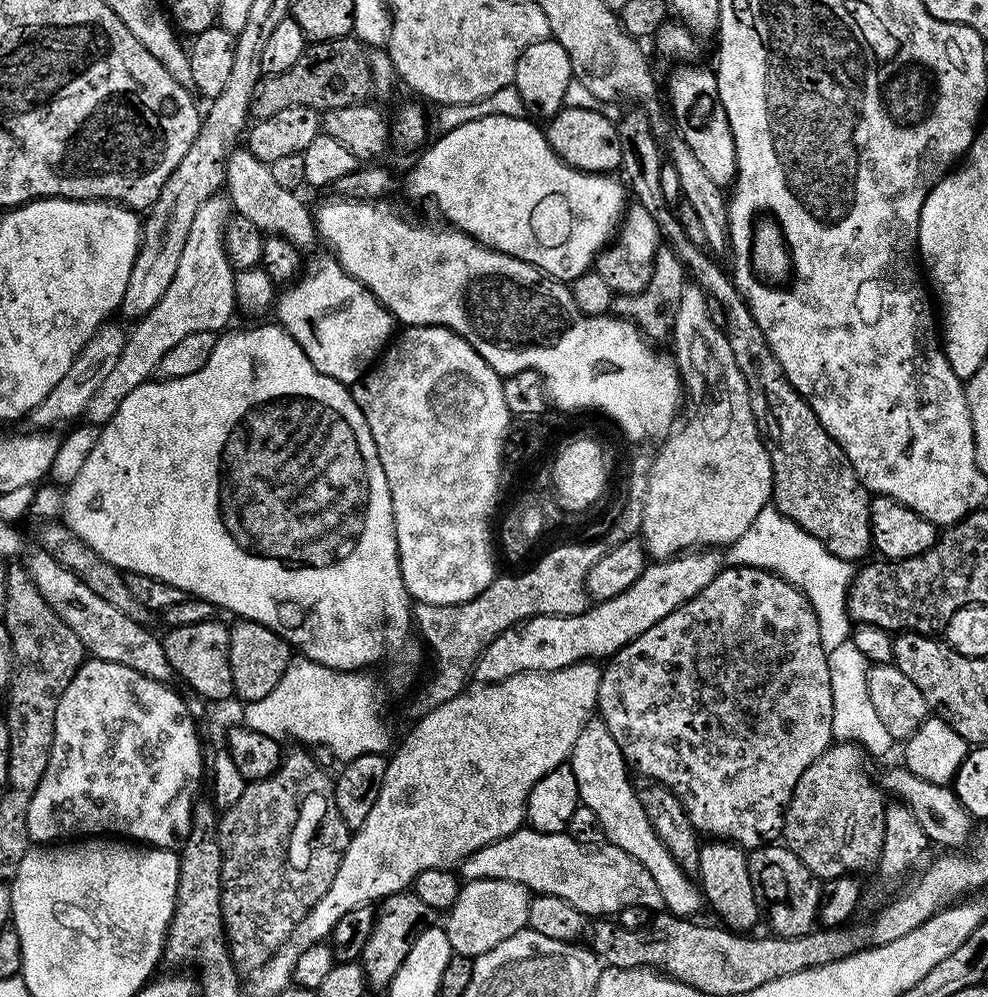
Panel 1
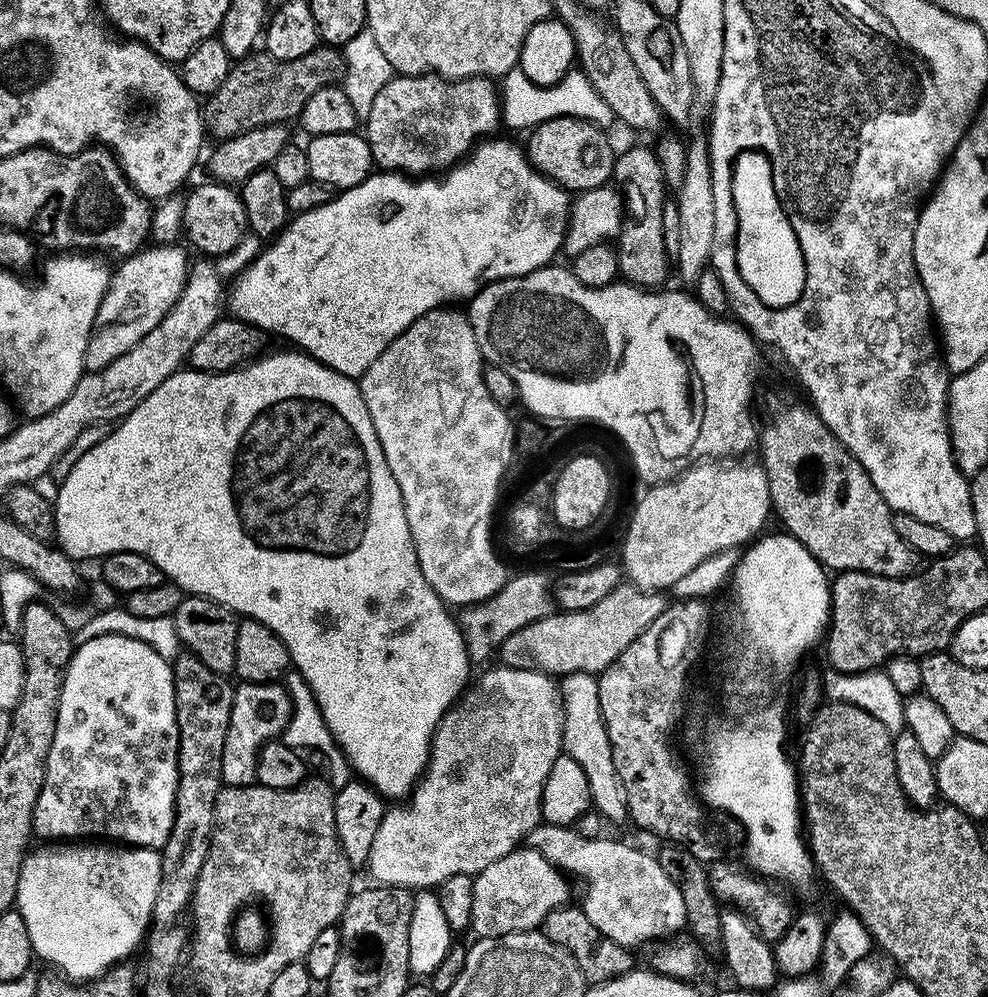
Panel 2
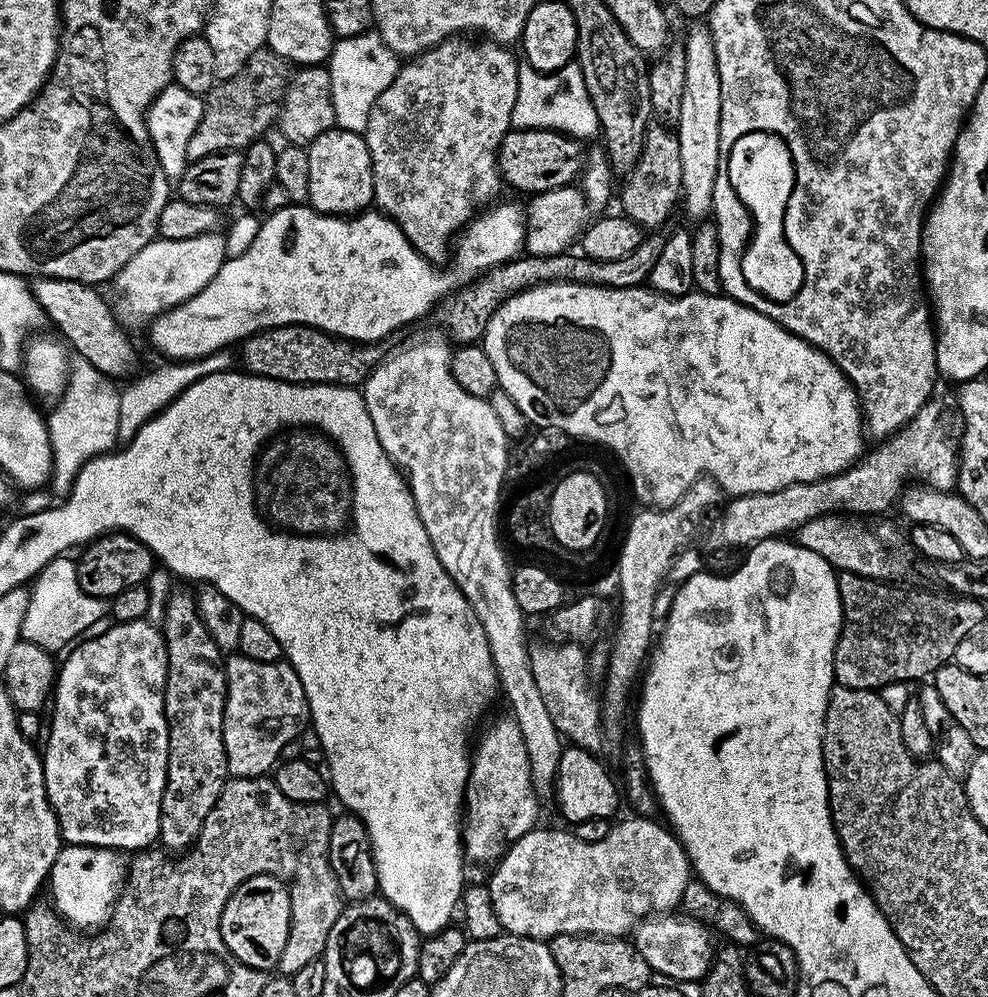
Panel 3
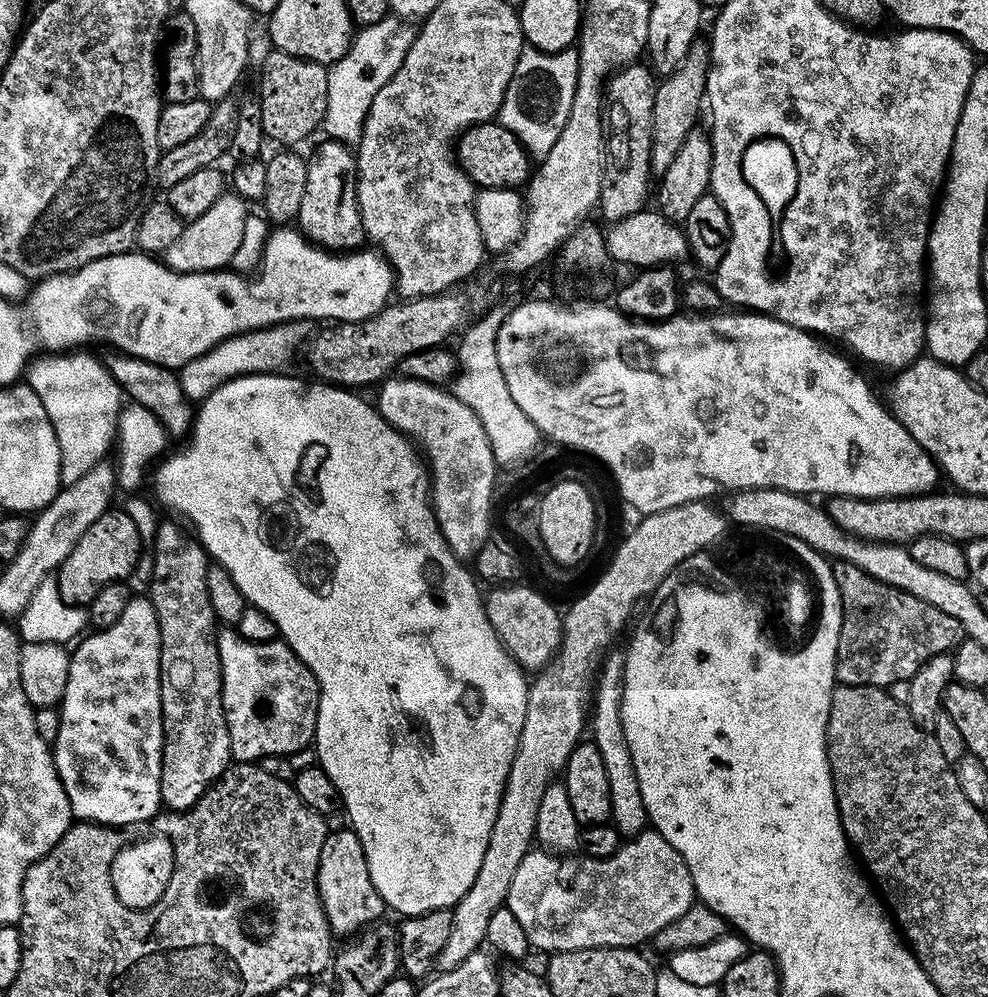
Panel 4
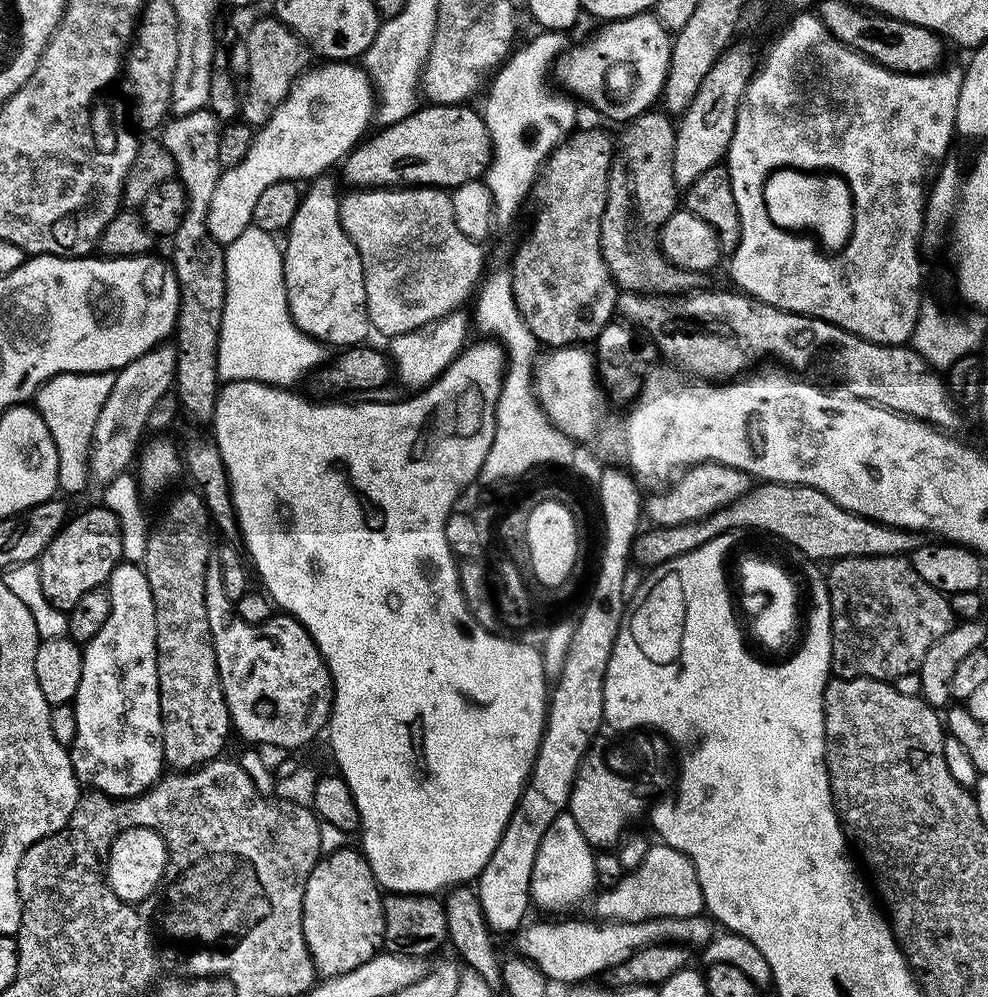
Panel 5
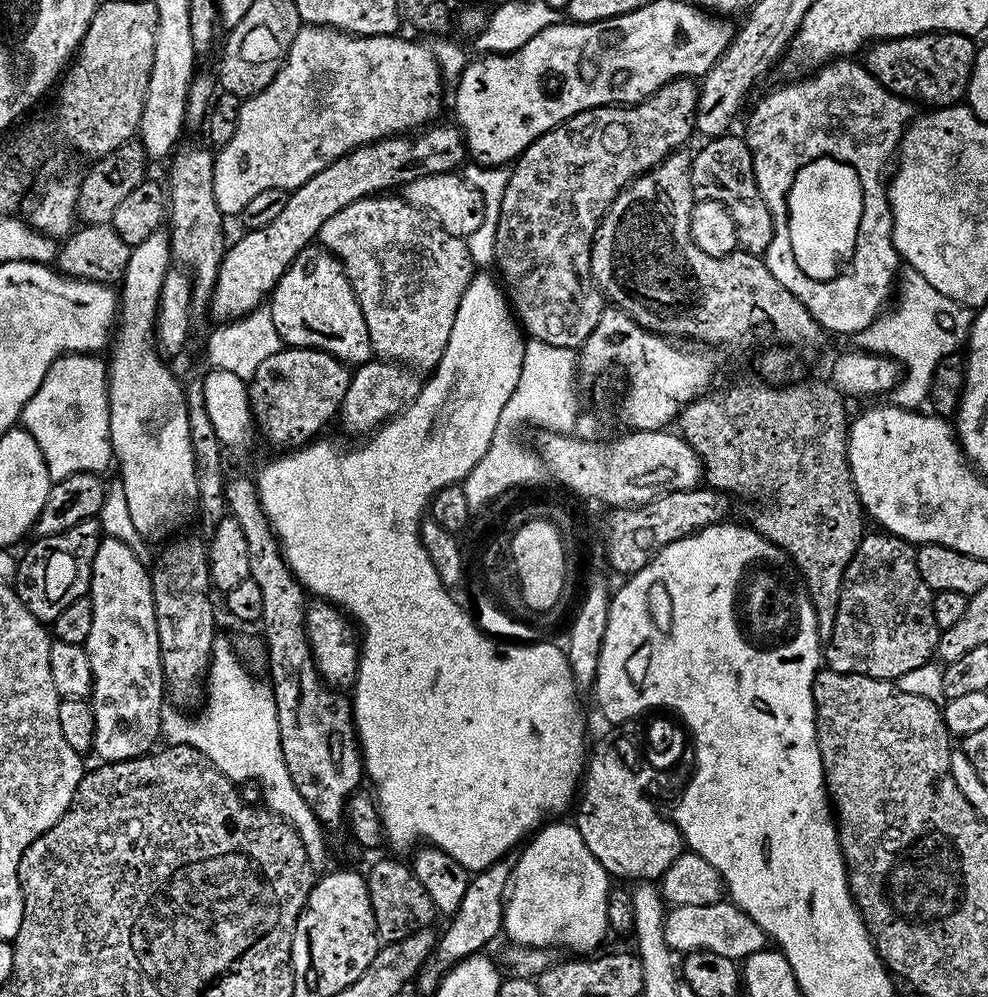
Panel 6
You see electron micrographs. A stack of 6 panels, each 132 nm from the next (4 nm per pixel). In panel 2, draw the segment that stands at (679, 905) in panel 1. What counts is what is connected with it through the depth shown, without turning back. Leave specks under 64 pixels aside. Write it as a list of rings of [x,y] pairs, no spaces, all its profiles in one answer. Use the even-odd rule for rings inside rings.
[[[575,672],[558,680],[560,705],[564,708],[562,722],[563,755],[574,758],[582,770],[586,770],[586,782],[590,782],[592,808],[604,815],[605,821],[616,824],[628,820],[626,790],[618,782],[618,770],[614,770],[614,754],[610,750],[610,734],[606,734],[606,722],[602,718],[602,702],[598,702],[598,679],[591,672]]]

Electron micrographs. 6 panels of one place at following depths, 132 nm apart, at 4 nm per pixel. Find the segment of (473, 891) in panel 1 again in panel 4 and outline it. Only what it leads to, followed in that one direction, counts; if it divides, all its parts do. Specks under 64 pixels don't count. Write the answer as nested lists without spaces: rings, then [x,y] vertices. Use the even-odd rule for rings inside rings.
[[[655,830],[625,839],[612,856],[601,860],[536,851],[529,850],[518,862],[506,906],[514,910],[514,918],[526,930],[529,945],[541,948],[544,954],[583,948],[636,948],[647,936],[655,937],[666,922],[686,914],[697,899],[682,854]]]

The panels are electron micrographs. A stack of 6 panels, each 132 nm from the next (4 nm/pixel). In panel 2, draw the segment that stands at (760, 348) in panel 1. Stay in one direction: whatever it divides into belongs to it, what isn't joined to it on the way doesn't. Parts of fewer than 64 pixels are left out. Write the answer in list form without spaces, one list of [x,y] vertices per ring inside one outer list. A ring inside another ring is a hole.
[[[768,392],[764,396],[764,424],[762,420],[758,428],[758,452],[764,455],[762,463],[768,476],[775,519],[777,516],[784,523],[783,531],[802,542],[813,558],[833,573],[865,572],[886,578],[911,576],[918,568],[918,554],[898,538],[892,508],[878,494],[874,482],[870,482],[870,474],[838,442],[816,409],[801,400],[788,392]]]

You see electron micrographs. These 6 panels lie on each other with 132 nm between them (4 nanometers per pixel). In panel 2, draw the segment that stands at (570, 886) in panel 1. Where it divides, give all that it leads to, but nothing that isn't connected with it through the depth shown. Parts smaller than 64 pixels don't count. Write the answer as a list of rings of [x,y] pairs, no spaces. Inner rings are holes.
[[[544,824],[537,826],[528,835],[527,843],[540,852],[569,877],[581,876],[584,879],[584,901],[582,907],[586,918],[598,926],[606,938],[618,942],[618,946],[629,950],[636,950],[639,944],[647,945],[649,942],[659,942],[665,938],[675,937],[685,931],[688,919],[686,906],[682,903],[682,890],[670,878],[666,878],[666,870],[662,870],[659,859],[640,848],[631,848],[620,840],[587,840],[578,834],[575,827],[563,824]]]

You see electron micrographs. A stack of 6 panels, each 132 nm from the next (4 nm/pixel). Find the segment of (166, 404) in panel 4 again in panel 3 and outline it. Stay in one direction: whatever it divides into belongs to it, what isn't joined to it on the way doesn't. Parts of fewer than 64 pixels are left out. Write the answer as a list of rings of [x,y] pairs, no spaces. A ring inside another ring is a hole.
[[[42,276],[33,279],[30,287],[47,323],[49,320],[61,332],[59,335],[79,359],[90,362],[94,370],[98,370],[103,376],[109,378],[124,376],[135,366],[135,346],[128,341],[128,336],[124,333],[127,331],[118,321],[113,305],[109,301],[107,304],[96,293],[99,291],[93,285]]]

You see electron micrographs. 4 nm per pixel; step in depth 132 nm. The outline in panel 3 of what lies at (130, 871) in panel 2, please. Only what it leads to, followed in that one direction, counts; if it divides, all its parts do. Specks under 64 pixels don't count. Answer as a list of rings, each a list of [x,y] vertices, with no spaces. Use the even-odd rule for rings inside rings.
[[[88,844],[61,847],[46,881],[47,887],[52,887],[51,907],[56,909],[61,920],[77,930],[104,928],[126,880],[126,868],[124,872],[124,860],[120,856],[123,855],[117,849],[92,848]]]

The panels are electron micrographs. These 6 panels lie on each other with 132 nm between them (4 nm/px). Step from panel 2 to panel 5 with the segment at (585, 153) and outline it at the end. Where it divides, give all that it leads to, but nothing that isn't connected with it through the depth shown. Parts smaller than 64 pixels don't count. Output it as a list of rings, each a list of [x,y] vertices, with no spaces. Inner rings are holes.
[[[471,103],[433,104],[428,108],[417,107],[406,118],[393,124],[385,124],[379,130],[360,142],[344,157],[344,180],[356,190],[366,188],[398,188],[401,186],[427,186],[451,190],[471,180],[479,180],[488,170],[492,160],[492,144],[486,122],[479,111],[471,108]]]

